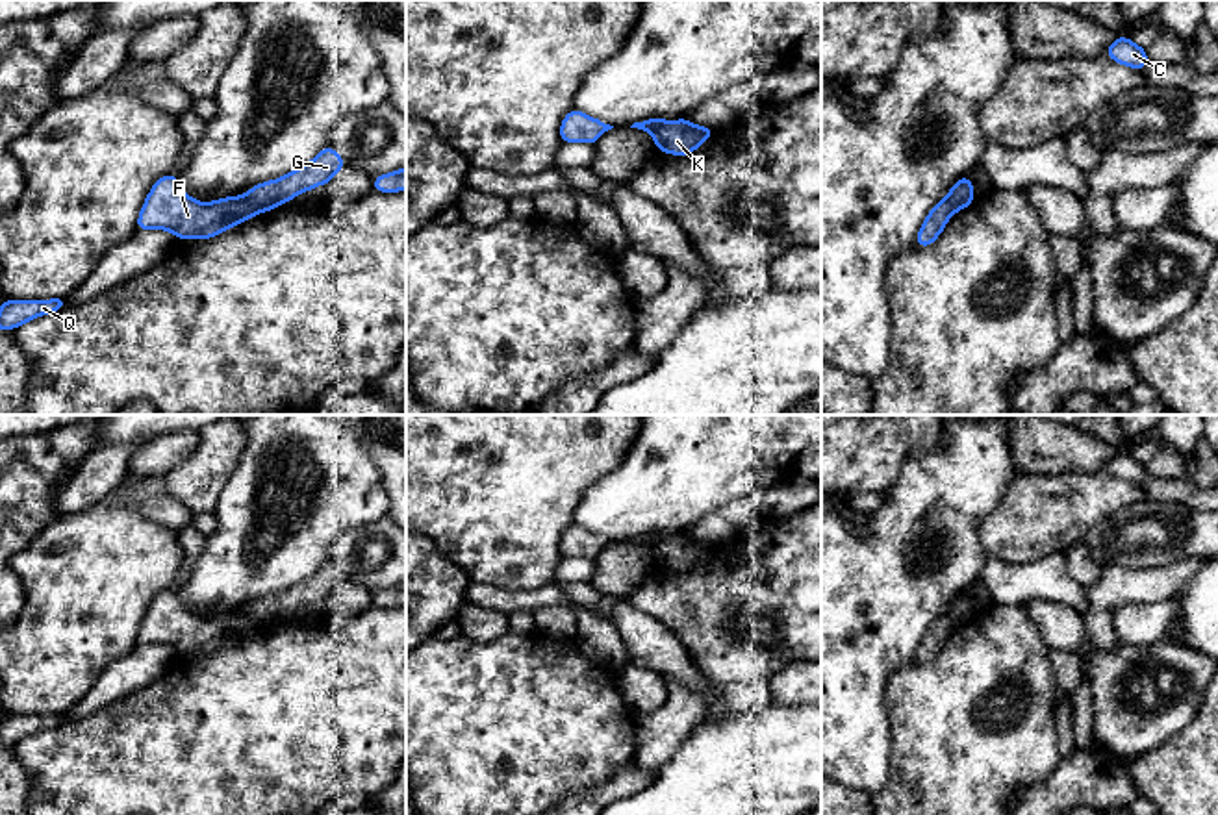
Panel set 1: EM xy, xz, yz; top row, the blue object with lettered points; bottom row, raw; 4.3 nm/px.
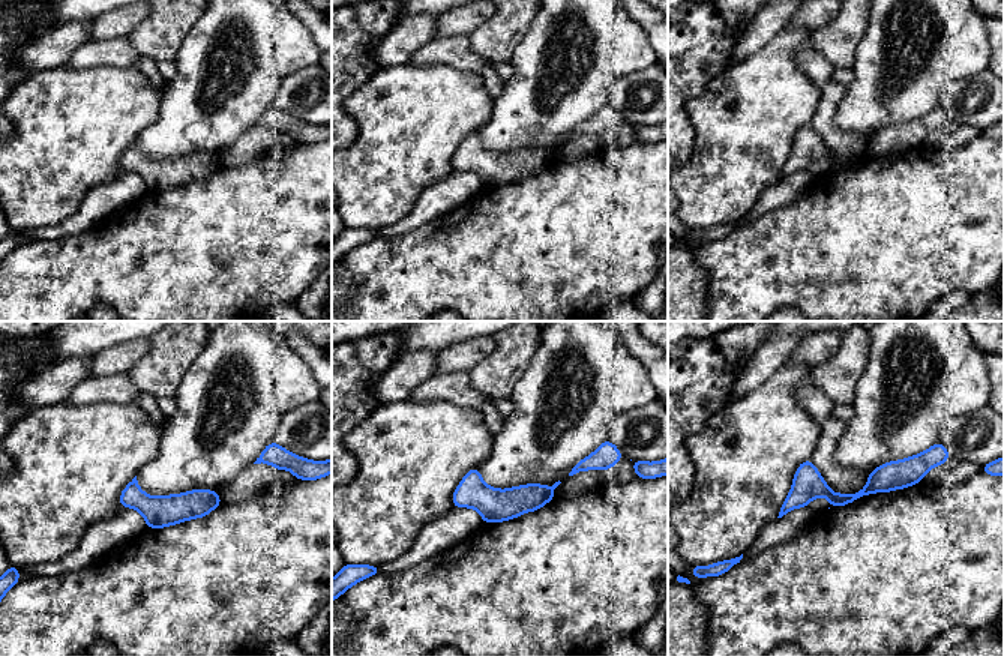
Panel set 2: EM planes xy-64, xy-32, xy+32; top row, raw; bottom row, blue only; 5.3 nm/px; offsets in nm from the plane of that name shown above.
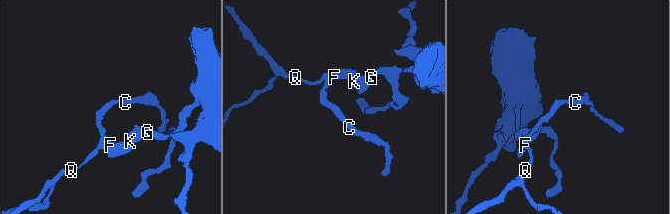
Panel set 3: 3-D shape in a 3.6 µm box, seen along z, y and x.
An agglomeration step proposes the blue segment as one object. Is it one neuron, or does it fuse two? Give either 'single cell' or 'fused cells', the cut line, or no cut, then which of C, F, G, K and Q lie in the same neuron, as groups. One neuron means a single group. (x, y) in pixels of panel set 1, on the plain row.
fused cells | xy (240, 612), (258, 626) | C F Q / G K

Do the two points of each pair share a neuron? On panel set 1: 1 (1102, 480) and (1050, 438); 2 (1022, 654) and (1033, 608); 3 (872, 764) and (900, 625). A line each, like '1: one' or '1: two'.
1: two
2: two
3: one

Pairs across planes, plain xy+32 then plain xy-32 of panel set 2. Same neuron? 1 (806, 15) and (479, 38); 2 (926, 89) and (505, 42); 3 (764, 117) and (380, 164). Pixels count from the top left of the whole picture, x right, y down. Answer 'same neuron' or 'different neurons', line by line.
1: different neurons
2: different neurons
3: same neuron

